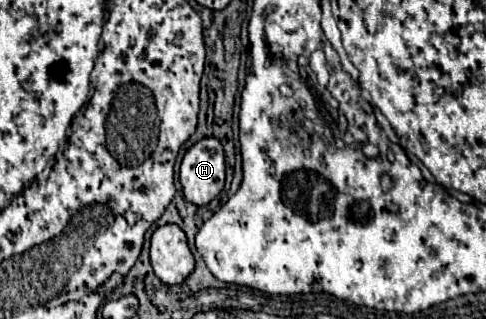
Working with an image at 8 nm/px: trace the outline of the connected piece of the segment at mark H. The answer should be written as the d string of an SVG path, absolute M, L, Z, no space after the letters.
M205 137L195 143L181 161L183 195L193 205L207 205L225 183L225 153L217 139Z

